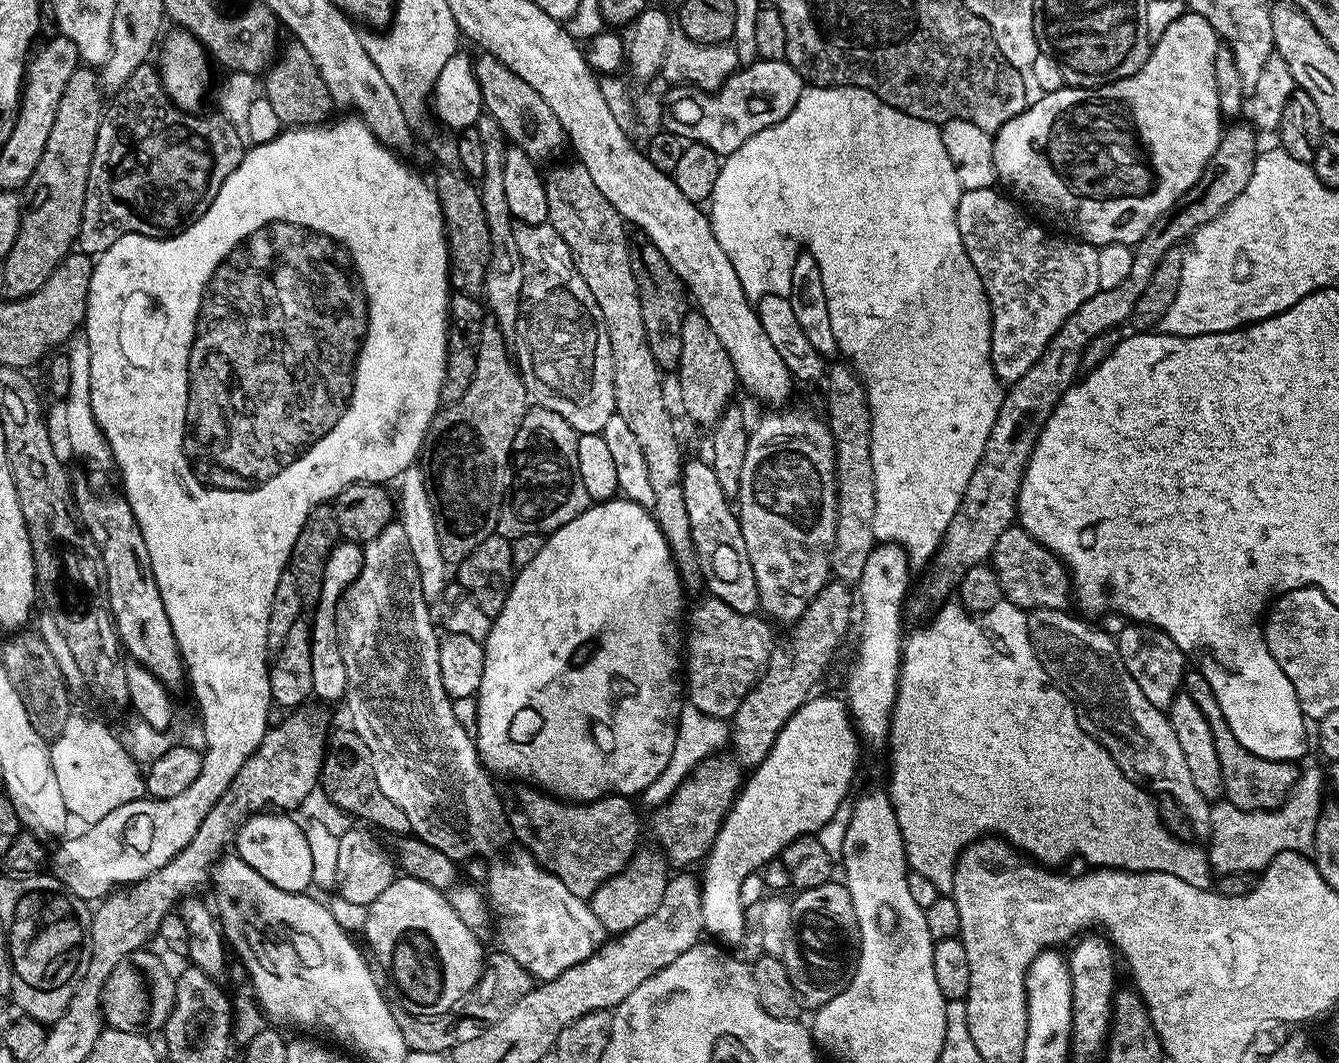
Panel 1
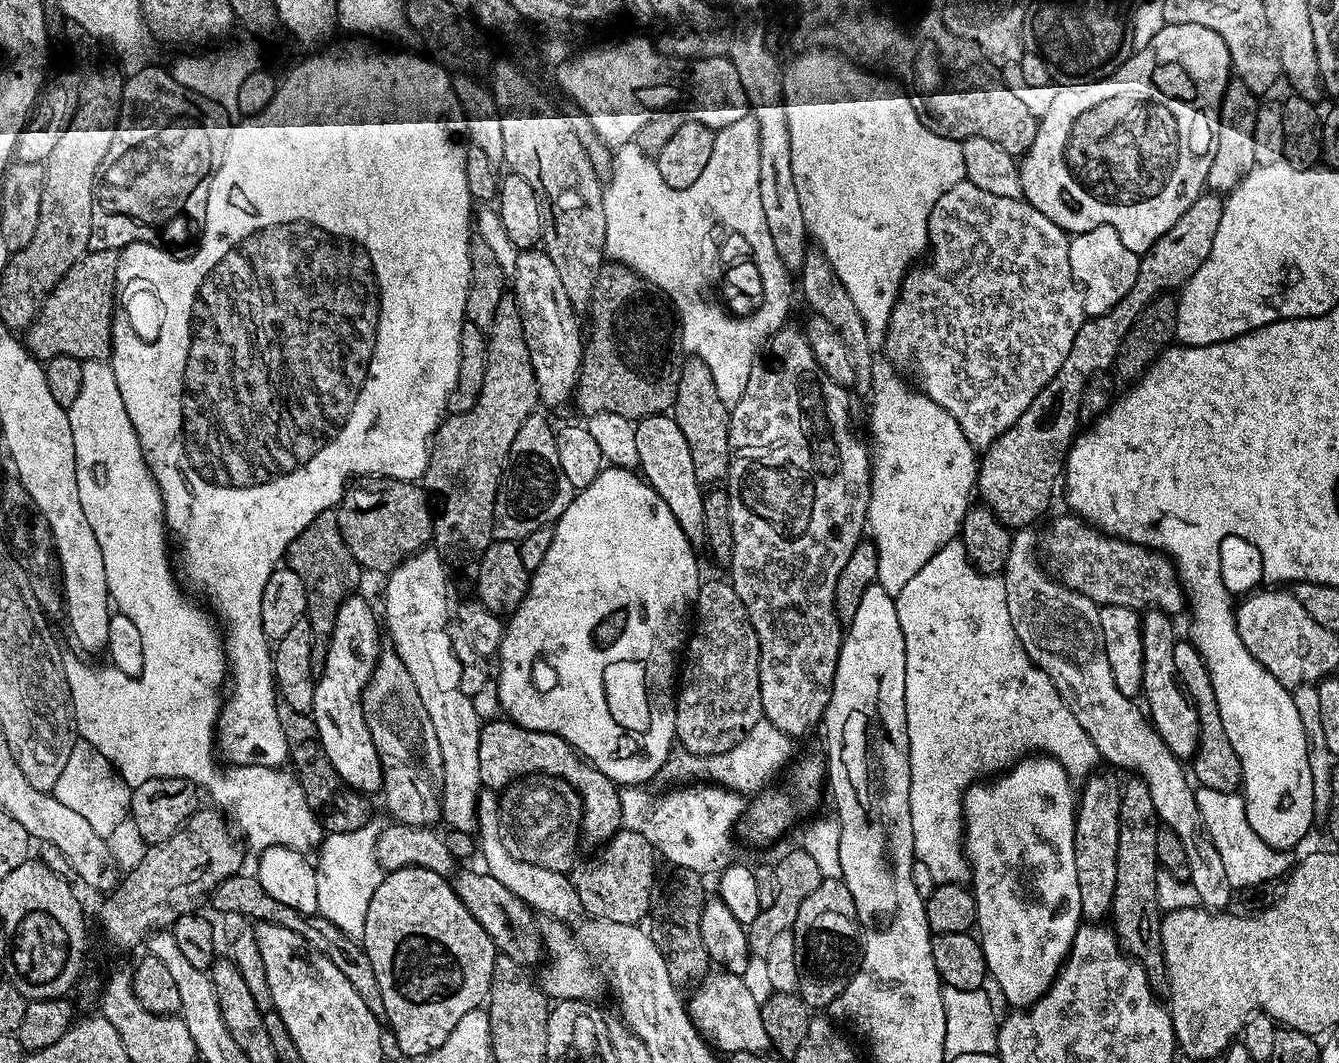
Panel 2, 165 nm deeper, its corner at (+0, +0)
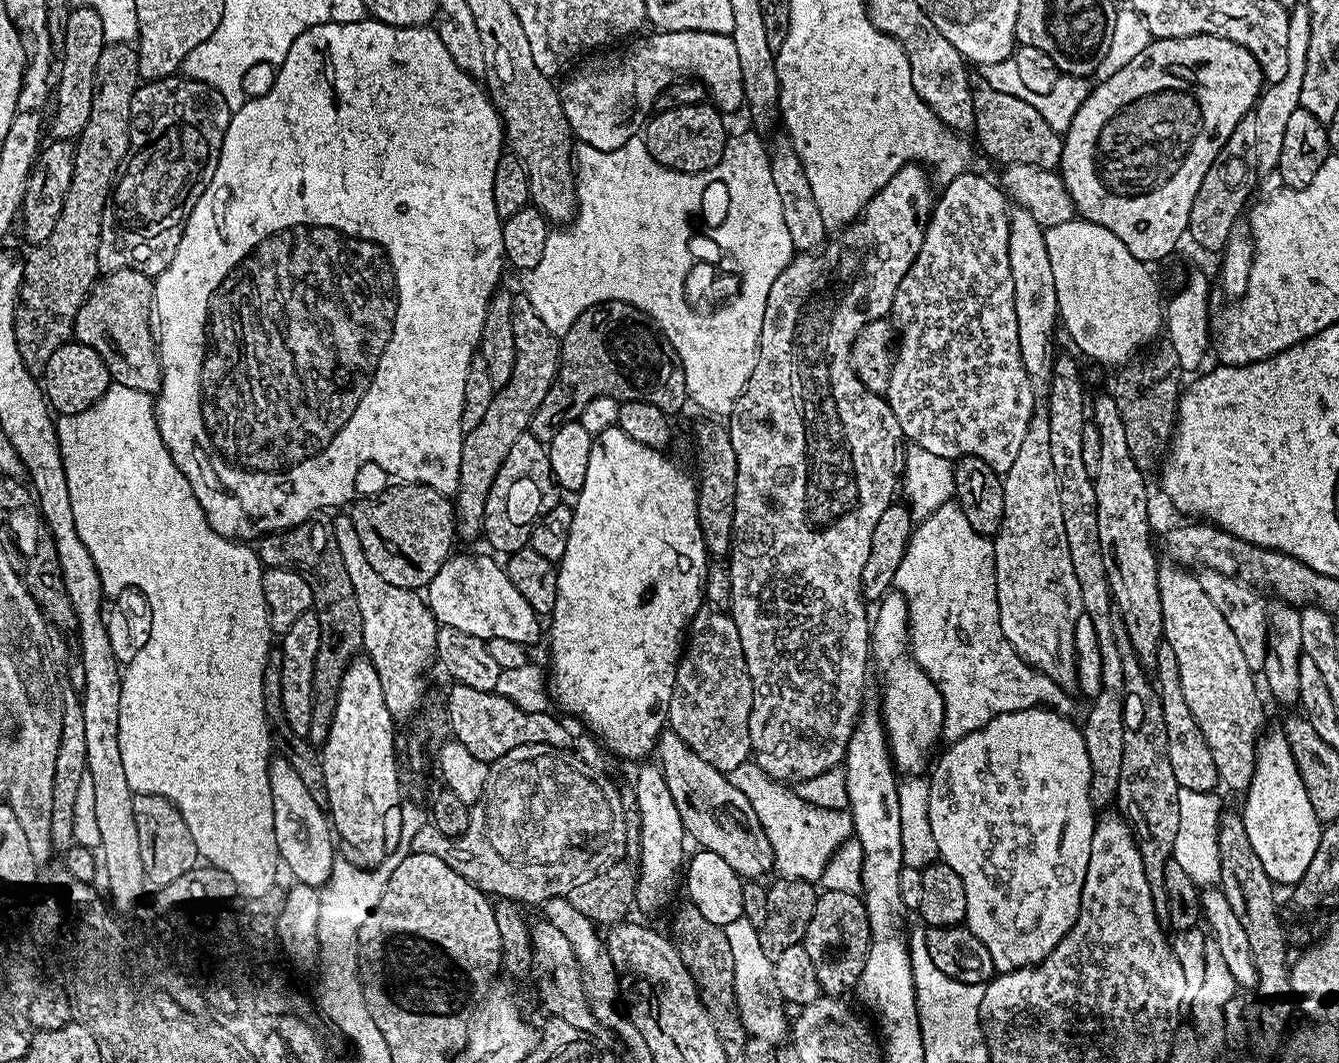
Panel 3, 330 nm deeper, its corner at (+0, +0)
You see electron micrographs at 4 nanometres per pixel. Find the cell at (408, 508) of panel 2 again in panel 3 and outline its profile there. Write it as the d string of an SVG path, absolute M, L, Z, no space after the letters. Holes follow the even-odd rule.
M396 482L393 485L393 488L388 488L377 496L368 496L365 500L357 499L351 505L350 515L354 530L358 534L358 542L362 542L362 554L366 554L366 562L370 562L374 571L380 577L386 578L390 586L424 590L438 570L442 569L442 564L453 555L452 540L457 539L454 504L449 497L425 484Z

